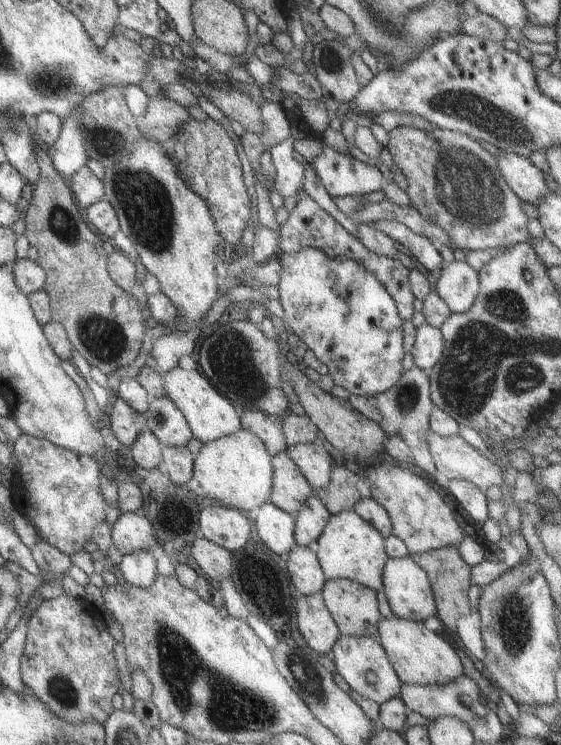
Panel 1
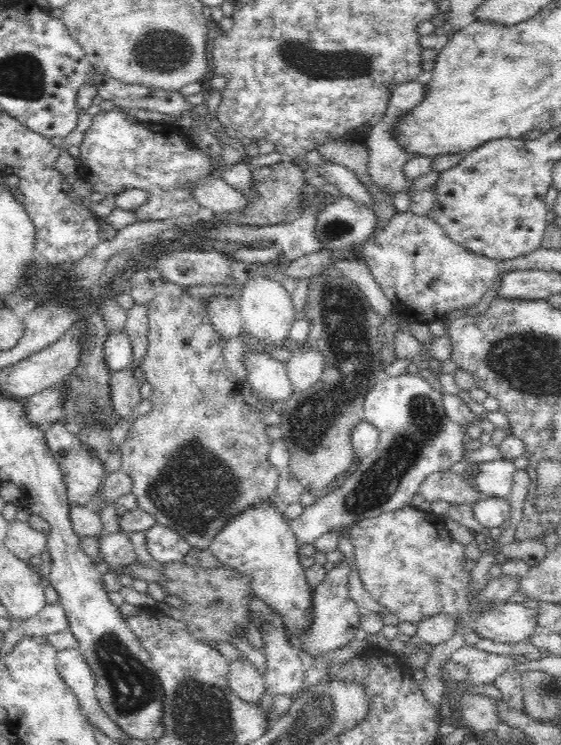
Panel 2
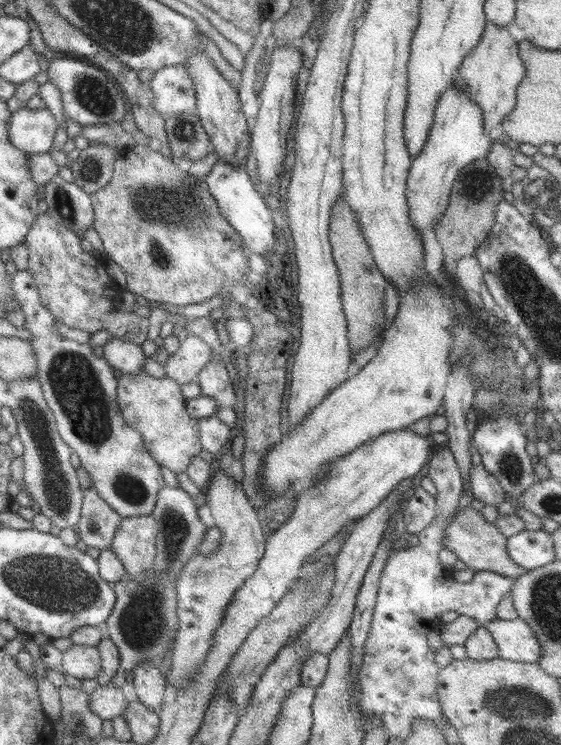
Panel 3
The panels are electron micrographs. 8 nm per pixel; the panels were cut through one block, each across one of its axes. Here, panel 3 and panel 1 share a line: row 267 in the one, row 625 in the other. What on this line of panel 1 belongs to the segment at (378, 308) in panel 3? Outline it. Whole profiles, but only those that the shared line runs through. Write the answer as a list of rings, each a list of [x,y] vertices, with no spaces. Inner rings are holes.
[[[334,578],[326,579],[319,594],[321,594],[323,604],[339,628],[341,635],[375,638],[380,615],[374,590],[349,579]]]

